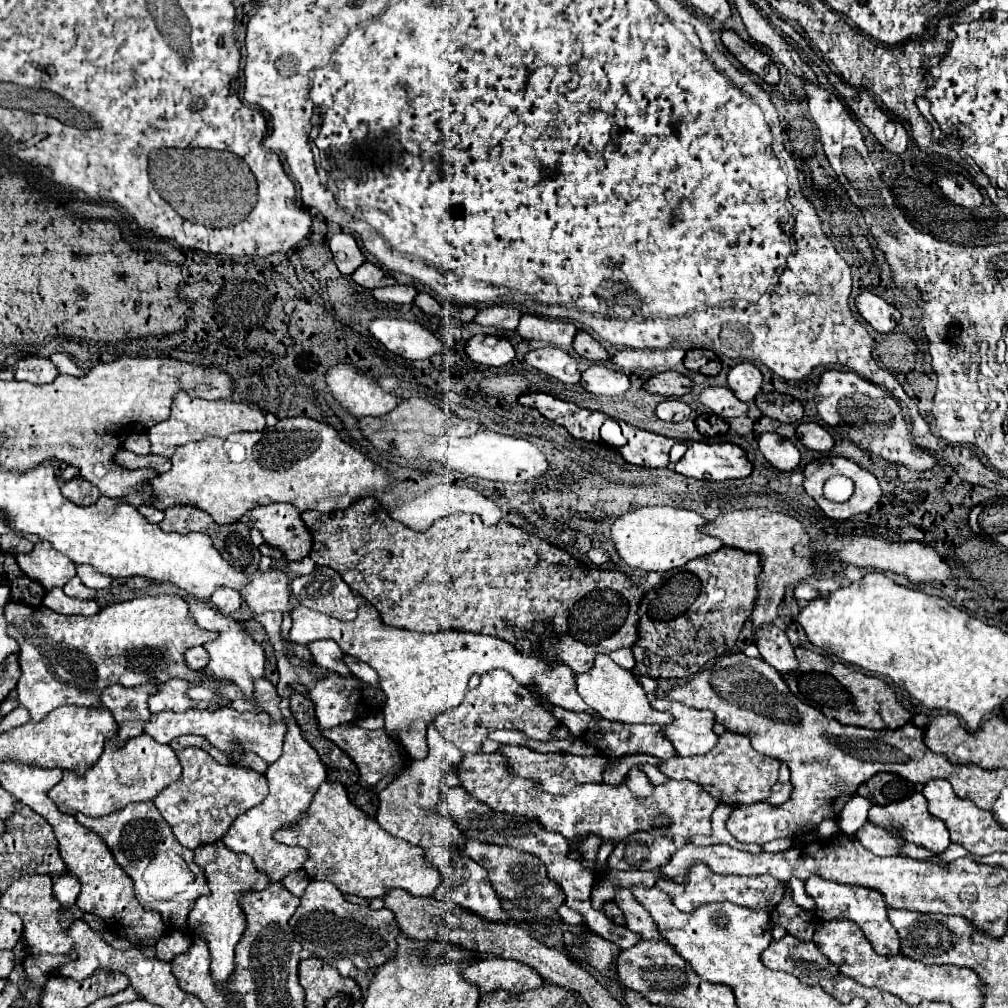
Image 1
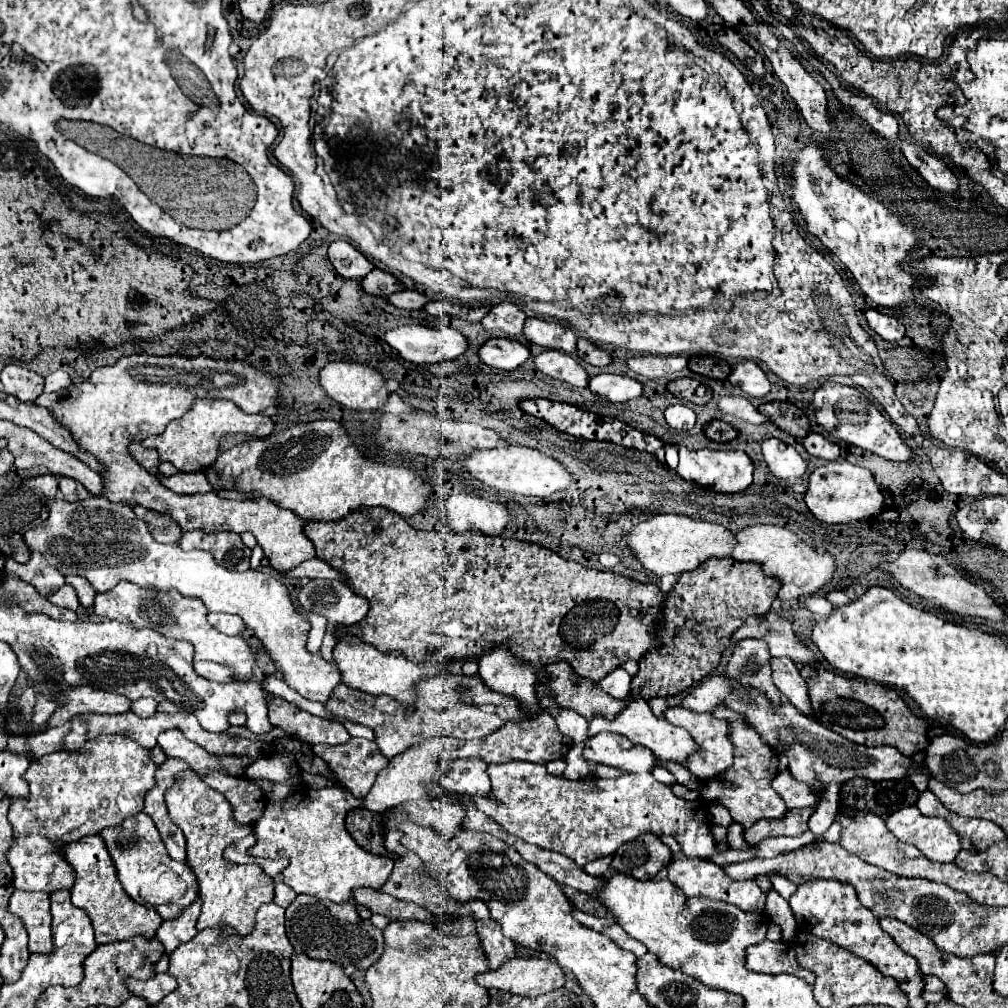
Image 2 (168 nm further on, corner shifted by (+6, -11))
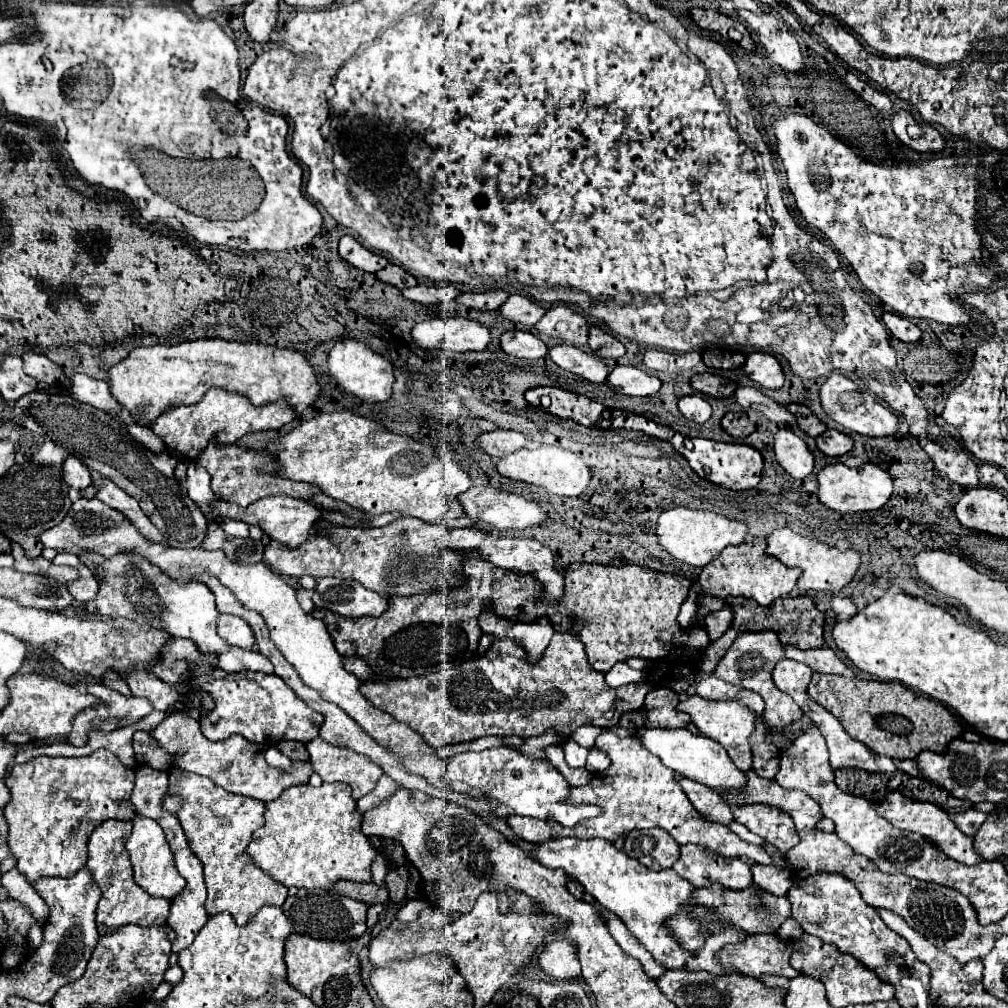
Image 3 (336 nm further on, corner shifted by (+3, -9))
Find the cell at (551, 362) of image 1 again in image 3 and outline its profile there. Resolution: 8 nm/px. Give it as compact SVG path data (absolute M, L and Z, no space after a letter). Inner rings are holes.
M566 343L564 345L554 345L548 351L548 355L558 367L580 375L590 383L604 383L606 373L610 373L610 367L604 361L600 361L594 355L584 353L582 349L574 347L574 345L566 345Z

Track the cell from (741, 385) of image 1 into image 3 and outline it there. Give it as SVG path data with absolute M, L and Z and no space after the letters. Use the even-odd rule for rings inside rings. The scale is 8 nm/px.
M750 353L744 363L744 373L766 389L780 389L784 385L782 367L770 353Z

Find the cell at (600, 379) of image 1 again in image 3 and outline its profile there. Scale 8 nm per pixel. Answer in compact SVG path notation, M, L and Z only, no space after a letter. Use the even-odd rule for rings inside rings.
M616 367L616 369L612 369L606 383L612 385L612 387L618 387L620 393L624 393L628 397L652 395L662 385L658 377L654 377L646 371L640 371L636 367Z

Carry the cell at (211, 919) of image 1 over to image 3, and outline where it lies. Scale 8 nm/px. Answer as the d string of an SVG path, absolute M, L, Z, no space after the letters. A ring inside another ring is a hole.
M170 769L168 793L182 799L176 817L186 833L192 853L204 865L204 879L208 887L206 911L210 917L228 911L238 925L246 925L262 905L282 905L288 889L278 885L270 875L250 861L246 847L252 833L264 825L264 803L244 795L234 795L222 787L212 785L210 779L182 769Z

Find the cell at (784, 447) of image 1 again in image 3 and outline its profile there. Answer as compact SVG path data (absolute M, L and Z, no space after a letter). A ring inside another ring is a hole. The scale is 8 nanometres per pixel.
M780 429L774 435L774 453L776 461L794 479L804 479L814 469L814 457L806 443L788 429Z

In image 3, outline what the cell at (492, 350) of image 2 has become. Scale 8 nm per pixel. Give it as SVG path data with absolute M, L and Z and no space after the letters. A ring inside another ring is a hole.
M506 331L500 339L500 349L520 359L540 359L548 353L546 343L528 331Z

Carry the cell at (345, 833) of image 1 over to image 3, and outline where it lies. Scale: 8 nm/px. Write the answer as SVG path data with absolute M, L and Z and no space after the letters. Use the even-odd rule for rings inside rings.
M322 783L320 787L294 785L286 789L278 799L266 803L264 817L266 823L254 833L246 853L274 881L298 889L332 889L340 879L360 883L372 881L370 865L376 859L376 849L360 831L362 815L356 809L356 801L352 799L352 789L348 783Z

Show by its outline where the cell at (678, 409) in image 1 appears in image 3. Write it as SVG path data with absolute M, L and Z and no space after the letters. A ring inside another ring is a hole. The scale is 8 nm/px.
M688 395L688 397L682 397L678 401L678 409L680 413L688 419L688 421L694 421L694 423L704 423L710 419L712 415L712 407L710 403L700 397L700 395Z

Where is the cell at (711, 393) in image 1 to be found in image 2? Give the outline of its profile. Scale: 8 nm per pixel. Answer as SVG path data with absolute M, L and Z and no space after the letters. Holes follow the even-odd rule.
M723 397L719 401L719 409L723 413L735 415L735 417L739 417L743 421L753 423L753 425L761 425L761 423L769 421L765 415L759 413L759 409L747 397Z

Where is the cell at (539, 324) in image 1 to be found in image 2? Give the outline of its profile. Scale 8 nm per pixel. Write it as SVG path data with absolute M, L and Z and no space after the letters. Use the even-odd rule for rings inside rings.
M529 317L525 321L523 333L531 343L543 345L547 349L559 349L567 355L573 355L577 351L577 335L567 325L543 321L539 317Z

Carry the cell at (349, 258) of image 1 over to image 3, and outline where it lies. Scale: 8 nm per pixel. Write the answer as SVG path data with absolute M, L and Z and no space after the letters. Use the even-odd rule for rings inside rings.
M342 237L338 243L338 253L346 263L350 263L352 267L362 269L366 273L376 273L388 265L388 259L368 251L354 237Z

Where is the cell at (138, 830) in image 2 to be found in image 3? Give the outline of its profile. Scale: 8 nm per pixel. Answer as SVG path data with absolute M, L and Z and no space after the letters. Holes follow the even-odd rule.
M136 815L132 819L132 831L124 843L126 843L126 851L130 855L130 863L134 869L136 885L140 885L148 895L164 897L168 901L172 901L178 893L182 893L186 881L178 873L176 863L174 863L174 855L170 853L170 847L166 845L166 837L162 833L162 827L154 819Z

